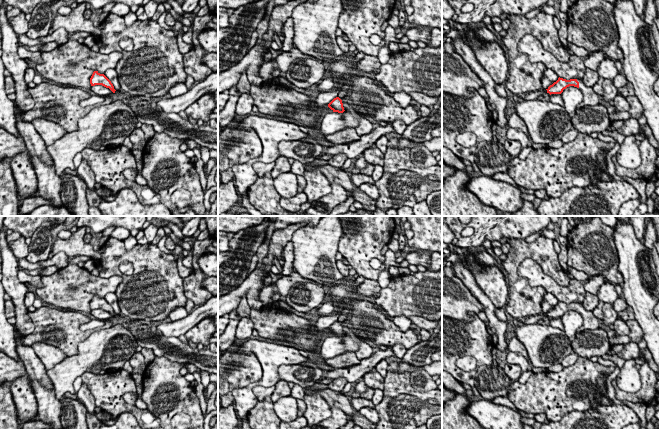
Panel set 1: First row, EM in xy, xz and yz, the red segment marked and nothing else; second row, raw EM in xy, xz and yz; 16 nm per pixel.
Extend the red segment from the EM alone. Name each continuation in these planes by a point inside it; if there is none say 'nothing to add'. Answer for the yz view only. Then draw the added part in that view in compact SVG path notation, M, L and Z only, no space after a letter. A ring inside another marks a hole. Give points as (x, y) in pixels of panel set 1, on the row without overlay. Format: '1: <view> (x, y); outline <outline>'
1: yz (590, 321); outline M577 303L579 306L579 313L583 317L583 325L580 328L582 331L598 329L599 328L599 319L595 317L592 311L588 311L584 308L583 304Z

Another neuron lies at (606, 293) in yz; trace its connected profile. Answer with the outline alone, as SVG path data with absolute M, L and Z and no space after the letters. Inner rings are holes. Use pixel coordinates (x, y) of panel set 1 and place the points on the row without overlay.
M604 283L597 292L597 297L604 303L614 303L620 296L617 294L614 284Z

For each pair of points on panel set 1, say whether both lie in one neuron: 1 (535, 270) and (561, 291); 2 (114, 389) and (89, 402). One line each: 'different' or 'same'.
1: same
2: different

